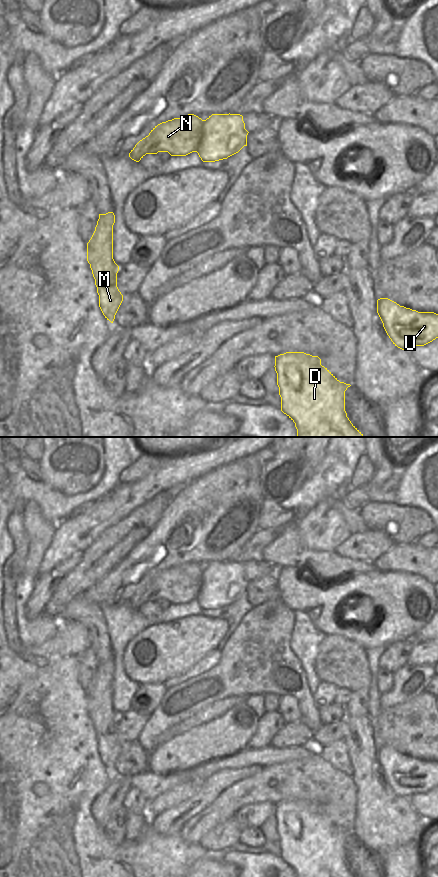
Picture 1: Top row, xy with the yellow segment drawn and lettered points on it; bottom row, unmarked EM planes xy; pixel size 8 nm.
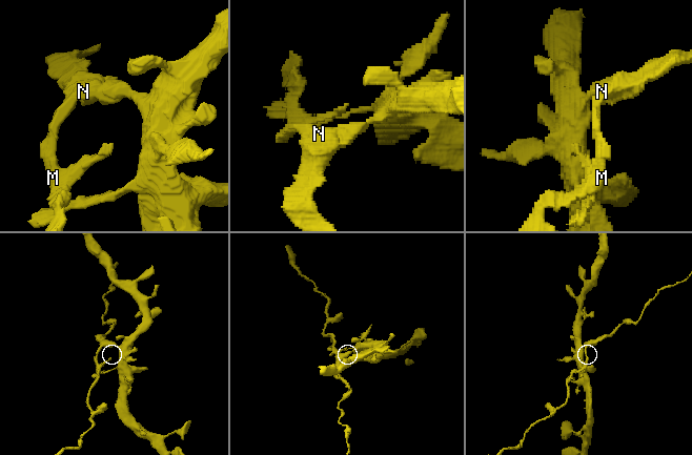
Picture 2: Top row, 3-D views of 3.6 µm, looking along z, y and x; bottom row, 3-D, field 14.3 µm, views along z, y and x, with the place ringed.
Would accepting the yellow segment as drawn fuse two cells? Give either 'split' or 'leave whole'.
split

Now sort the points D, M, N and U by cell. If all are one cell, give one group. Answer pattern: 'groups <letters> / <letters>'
groups D U / M N

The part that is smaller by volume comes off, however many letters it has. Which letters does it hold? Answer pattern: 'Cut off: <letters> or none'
Cut off: M, N

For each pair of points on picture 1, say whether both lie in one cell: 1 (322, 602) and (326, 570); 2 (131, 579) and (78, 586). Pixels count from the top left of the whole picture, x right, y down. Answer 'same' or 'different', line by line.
1: different
2: different

